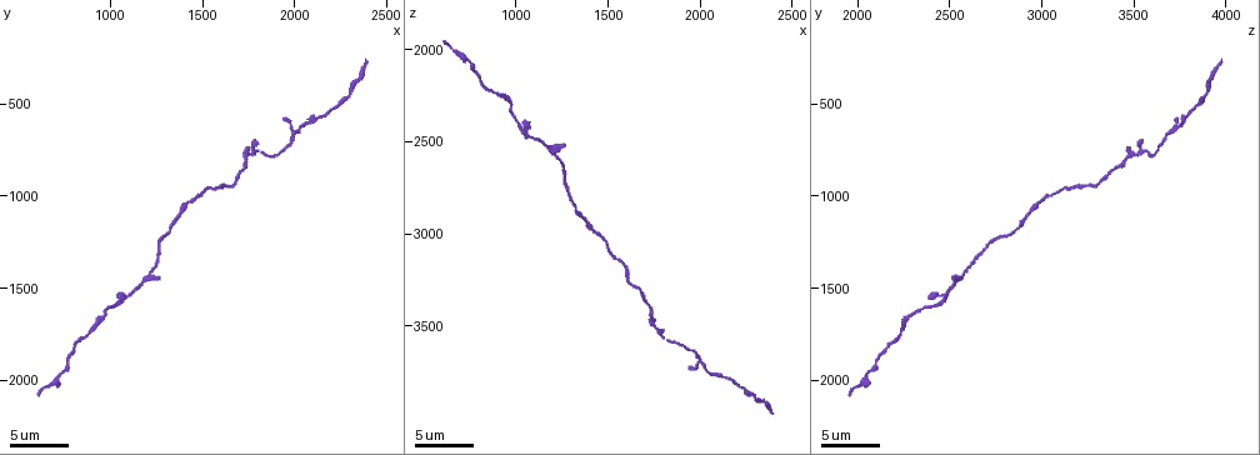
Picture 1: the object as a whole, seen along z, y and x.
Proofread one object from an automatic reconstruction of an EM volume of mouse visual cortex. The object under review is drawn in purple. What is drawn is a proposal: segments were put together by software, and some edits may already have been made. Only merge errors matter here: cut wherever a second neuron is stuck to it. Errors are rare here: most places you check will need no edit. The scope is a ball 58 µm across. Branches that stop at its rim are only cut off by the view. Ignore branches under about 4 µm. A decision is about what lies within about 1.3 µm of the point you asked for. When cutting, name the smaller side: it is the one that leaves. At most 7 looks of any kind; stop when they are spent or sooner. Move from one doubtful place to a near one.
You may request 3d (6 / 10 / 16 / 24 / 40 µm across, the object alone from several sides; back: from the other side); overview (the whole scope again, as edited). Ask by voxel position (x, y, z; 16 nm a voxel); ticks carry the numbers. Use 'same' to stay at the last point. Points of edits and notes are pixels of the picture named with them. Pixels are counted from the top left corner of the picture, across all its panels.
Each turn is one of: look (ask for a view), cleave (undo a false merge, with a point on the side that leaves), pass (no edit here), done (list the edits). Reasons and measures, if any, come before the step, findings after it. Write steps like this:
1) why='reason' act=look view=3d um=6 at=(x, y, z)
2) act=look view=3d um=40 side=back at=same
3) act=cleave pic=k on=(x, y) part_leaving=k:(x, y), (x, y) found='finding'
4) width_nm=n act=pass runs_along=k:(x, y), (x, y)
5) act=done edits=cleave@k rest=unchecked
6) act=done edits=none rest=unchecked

why='thick turns thin' act=look view=3d um=10 at=(1020, 1600, 2400)

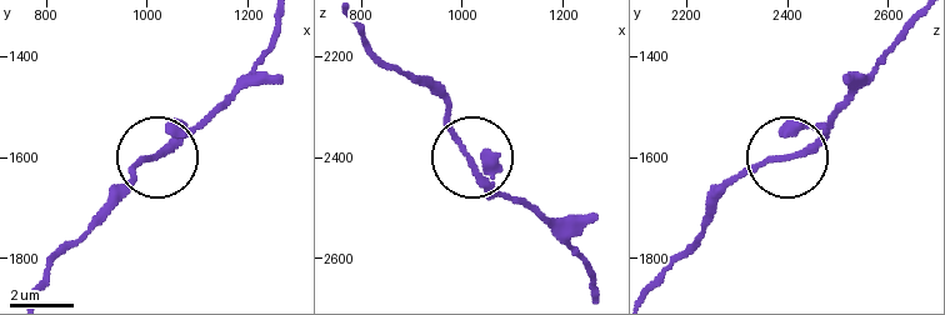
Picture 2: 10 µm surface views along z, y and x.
act=look view=3d um=10 side=back at=(1020, 1600, 2410)

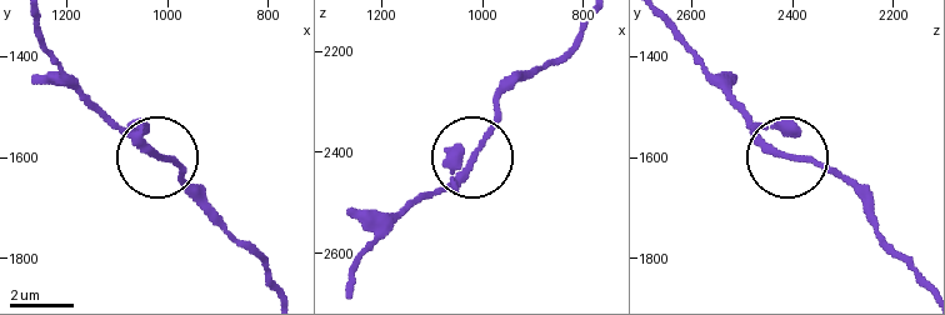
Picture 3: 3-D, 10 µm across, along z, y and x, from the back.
act=pass runs_along=3:(345, 293), (355, 265), (466, 163), (520, 78) found='one neuron here'

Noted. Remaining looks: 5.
act=look view=3d um=16 at=(1440, 1040, 2980)

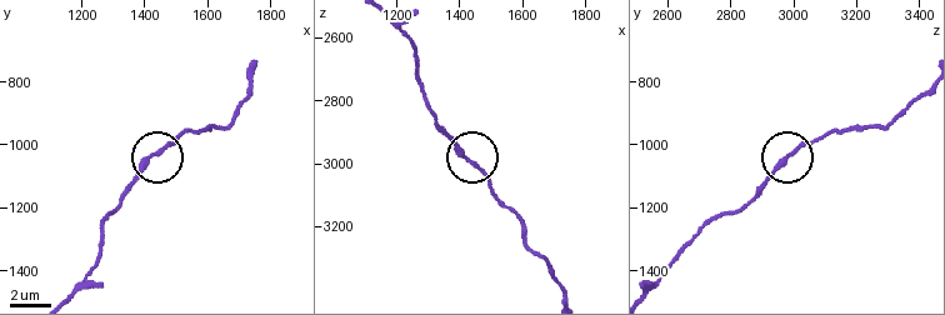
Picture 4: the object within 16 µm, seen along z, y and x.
side_arm_um=29 act=pass found='all the same neuron'

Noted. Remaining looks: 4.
why='calibre changes' act=look view=3d um=6 at=(2220, 500, 3840)

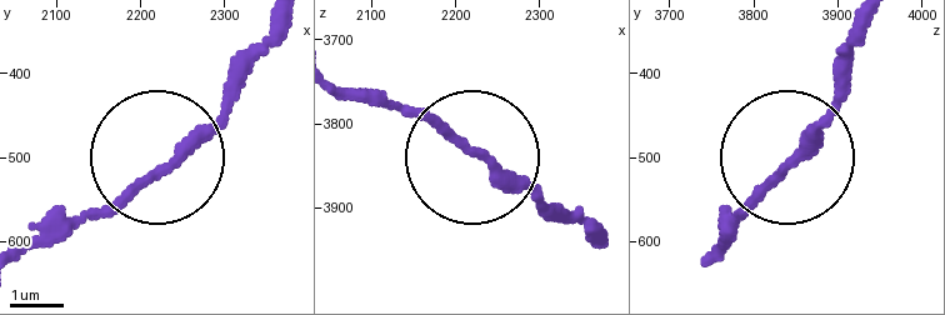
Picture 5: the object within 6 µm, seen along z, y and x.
act=pass runs_along=5:(711, 256), (841, 86) found='one neuron here'

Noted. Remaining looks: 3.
why='sudden change in width' act=look view=3d um=10 at=(1800, 760, 3540)

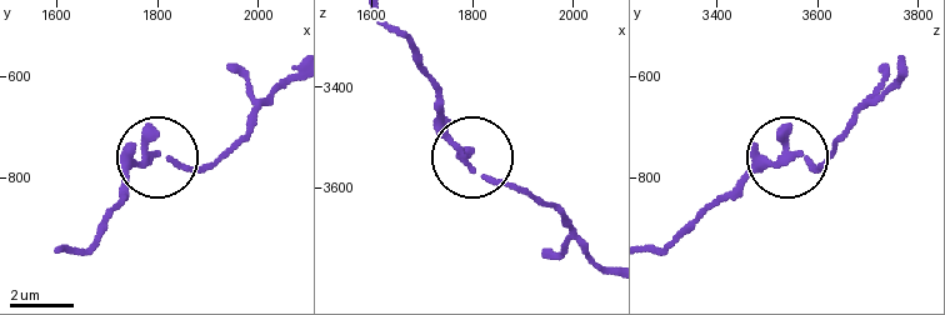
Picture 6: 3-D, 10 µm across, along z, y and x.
act=pass runs_along=6:(651, 246), (668, 244), (780, 164), (801, 158), (825, 166) found='continuous, no second neuron'

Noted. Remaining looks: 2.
act=done edits=none rest=unchecked

